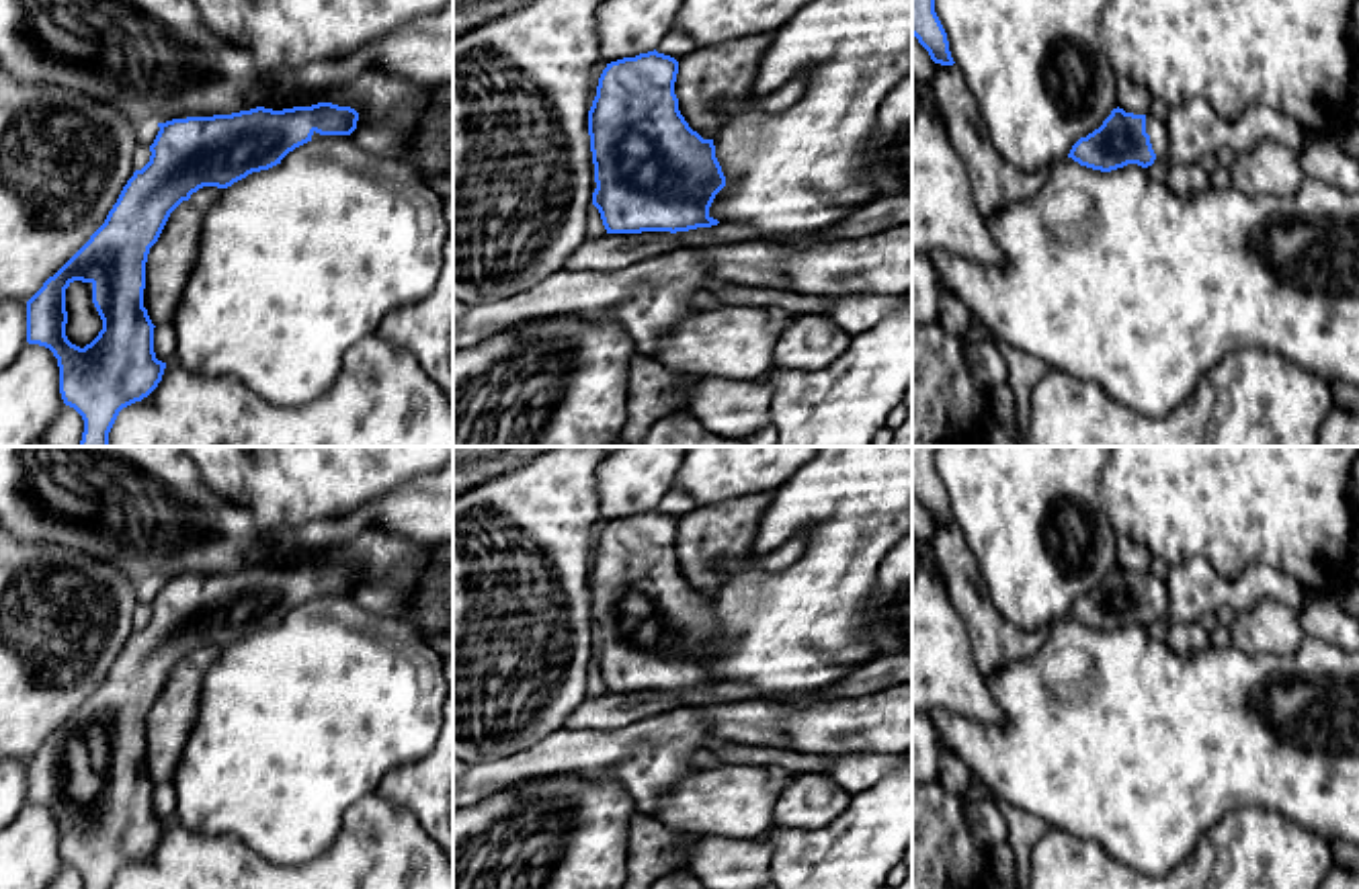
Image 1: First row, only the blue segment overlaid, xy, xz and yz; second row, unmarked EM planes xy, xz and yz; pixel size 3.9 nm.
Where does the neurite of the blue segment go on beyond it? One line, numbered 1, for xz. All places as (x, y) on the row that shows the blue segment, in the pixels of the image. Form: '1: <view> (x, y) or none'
1: none

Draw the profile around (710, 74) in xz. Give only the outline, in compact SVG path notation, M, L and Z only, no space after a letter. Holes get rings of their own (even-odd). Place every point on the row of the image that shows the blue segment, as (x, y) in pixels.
M775 33L740 35L699 47L678 61L674 94L678 111L693 131L715 133L728 121L719 102L750 94L773 37Z

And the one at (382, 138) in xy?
M389 115L361 123L353 133L353 141L367 154L402 160L402 133Z

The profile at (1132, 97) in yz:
M1125 76L1117 78L1117 107L1119 109L1134 115L1148 115L1150 104L1152 104L1152 96L1142 84Z

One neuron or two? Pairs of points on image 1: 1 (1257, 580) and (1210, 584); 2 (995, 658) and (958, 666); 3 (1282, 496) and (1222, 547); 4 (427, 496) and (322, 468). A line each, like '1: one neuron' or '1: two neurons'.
1: one neuron
2: two neurons
3: one neuron
4: two neurons

